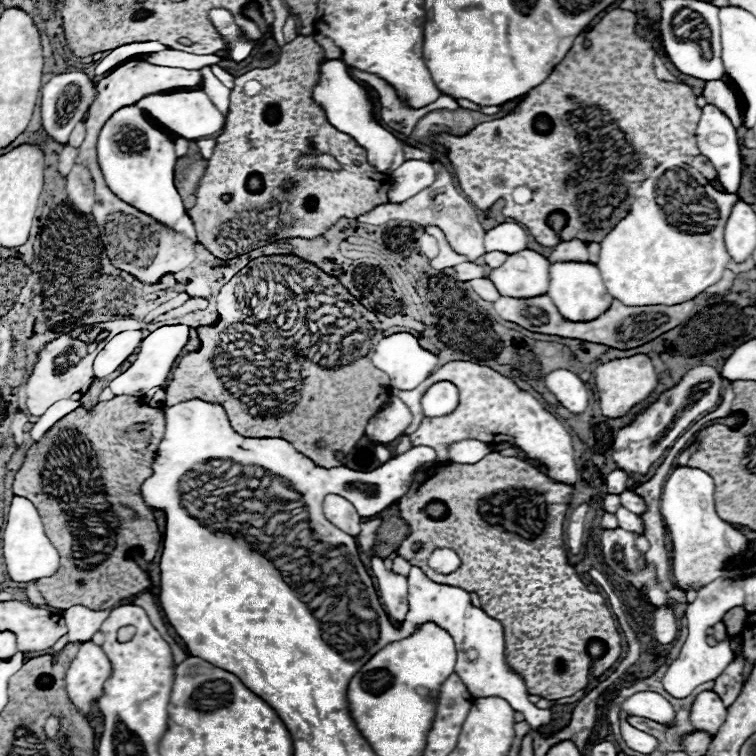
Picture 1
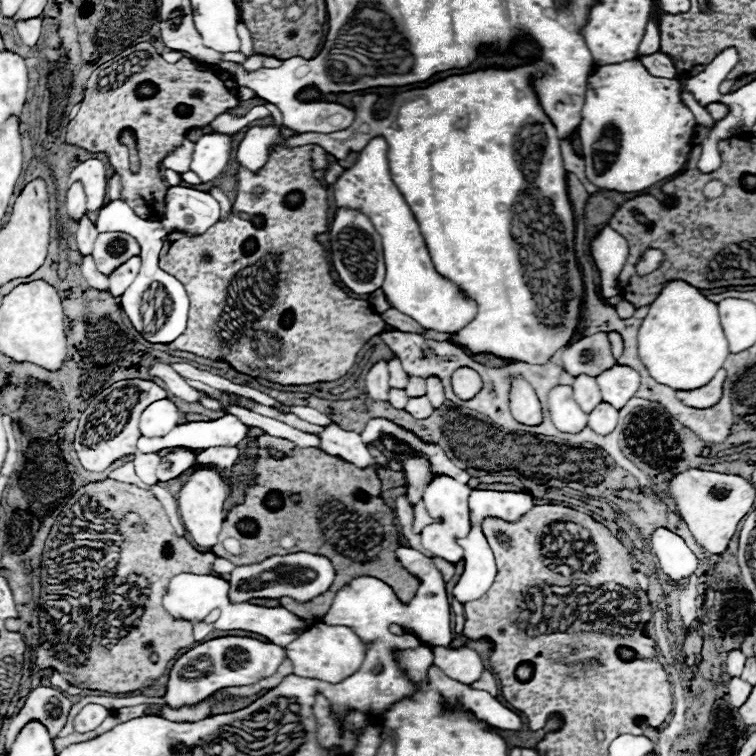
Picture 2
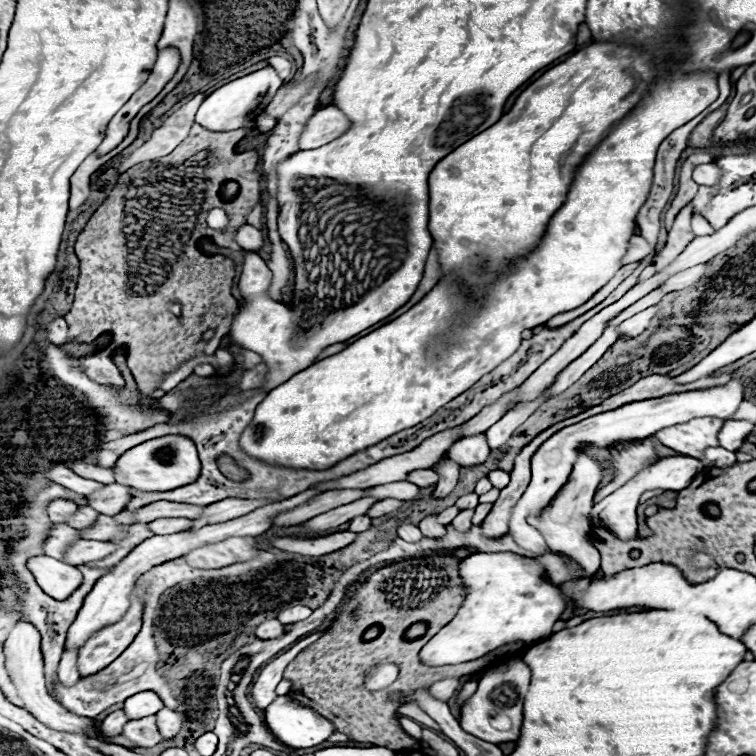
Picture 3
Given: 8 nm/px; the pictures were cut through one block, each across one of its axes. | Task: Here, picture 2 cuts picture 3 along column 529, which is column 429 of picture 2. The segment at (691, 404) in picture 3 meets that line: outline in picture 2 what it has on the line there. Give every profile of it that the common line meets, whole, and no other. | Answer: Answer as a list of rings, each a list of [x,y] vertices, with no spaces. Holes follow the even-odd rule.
[[[440,476],[432,484],[428,484],[428,488],[424,492],[426,492],[424,494],[424,508],[434,522],[424,526],[422,544],[434,556],[440,556],[440,558],[456,564],[464,558],[464,550],[458,544],[458,538],[464,538],[470,532],[470,508],[468,508],[470,488],[468,488],[468,484],[460,484],[452,478],[442,478]]]

